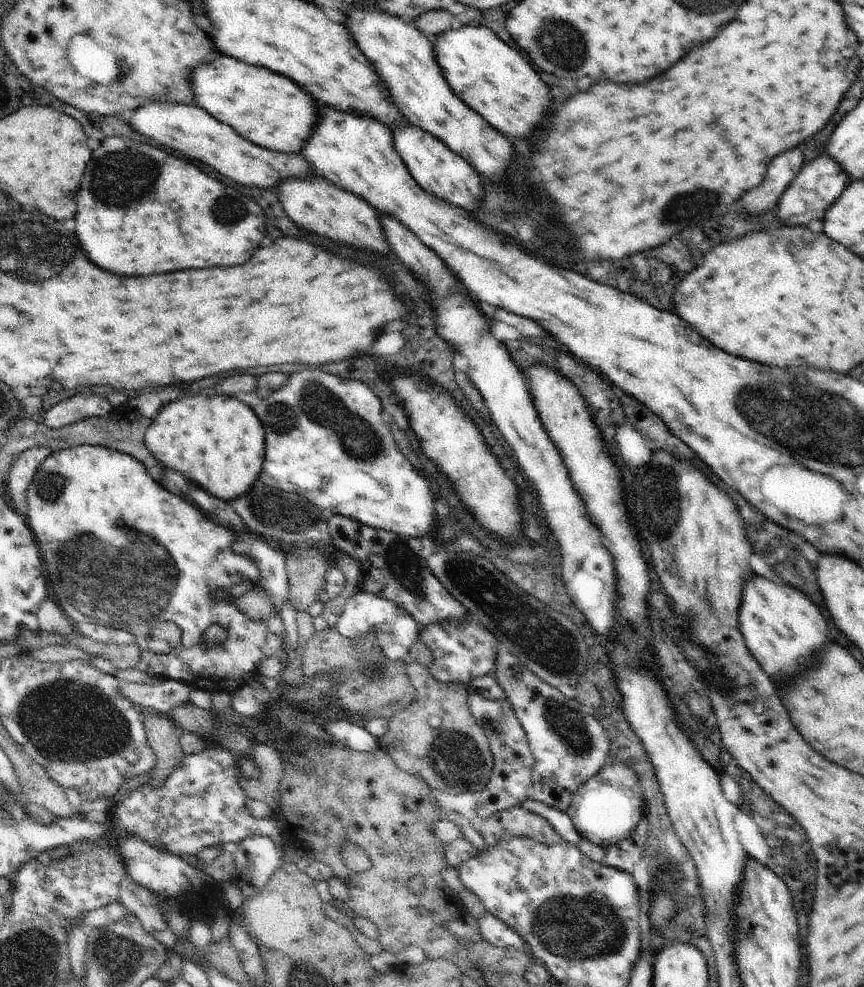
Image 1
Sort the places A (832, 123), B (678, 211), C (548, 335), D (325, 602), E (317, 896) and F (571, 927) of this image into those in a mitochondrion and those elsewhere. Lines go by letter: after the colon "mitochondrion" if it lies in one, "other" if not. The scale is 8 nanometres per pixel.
A: other
B: mitochondrion
C: other
D: other
E: other
F: mitochondrion

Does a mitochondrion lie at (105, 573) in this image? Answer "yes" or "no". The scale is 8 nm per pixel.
yes

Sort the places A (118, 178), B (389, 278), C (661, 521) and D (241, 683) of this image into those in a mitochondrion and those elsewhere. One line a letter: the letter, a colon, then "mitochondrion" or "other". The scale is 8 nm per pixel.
A: mitochondrion
B: other
C: mitochondrion
D: other

